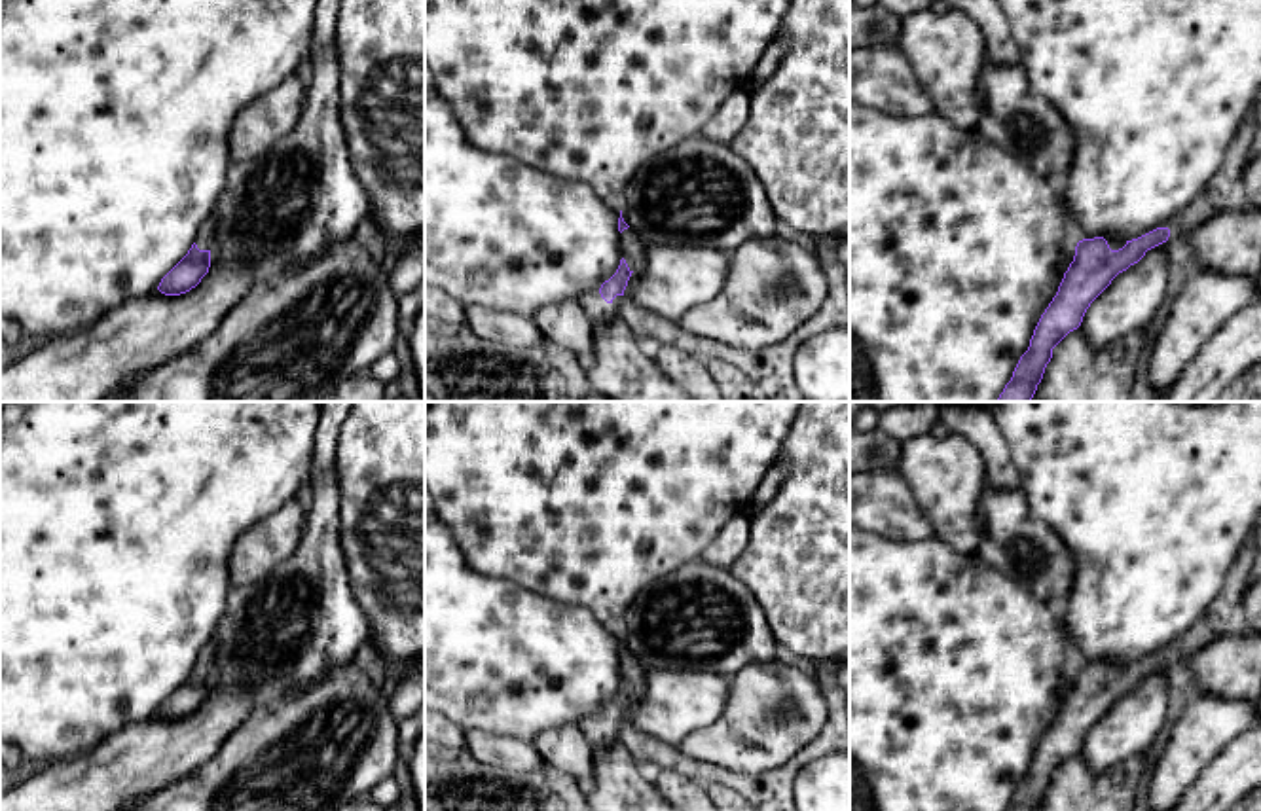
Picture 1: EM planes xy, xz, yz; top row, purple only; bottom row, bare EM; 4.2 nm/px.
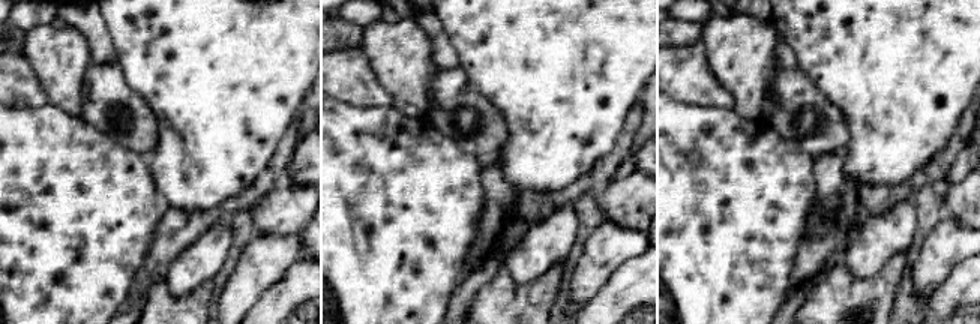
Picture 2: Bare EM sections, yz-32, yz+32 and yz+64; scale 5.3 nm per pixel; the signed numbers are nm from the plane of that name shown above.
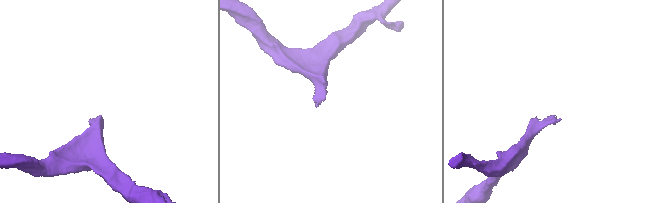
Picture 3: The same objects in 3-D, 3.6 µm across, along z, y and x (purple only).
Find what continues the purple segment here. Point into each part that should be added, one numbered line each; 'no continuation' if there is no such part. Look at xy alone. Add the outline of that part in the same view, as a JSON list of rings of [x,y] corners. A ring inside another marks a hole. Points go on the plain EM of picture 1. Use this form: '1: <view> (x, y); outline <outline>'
1: xy (205, 662); outline [[[210,642],[197,658],[195,669],[199,675],[212,675],[214,667],[214,644]]]

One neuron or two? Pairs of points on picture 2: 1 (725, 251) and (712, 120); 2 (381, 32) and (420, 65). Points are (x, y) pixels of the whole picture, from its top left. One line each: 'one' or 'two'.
1: one
2: one

